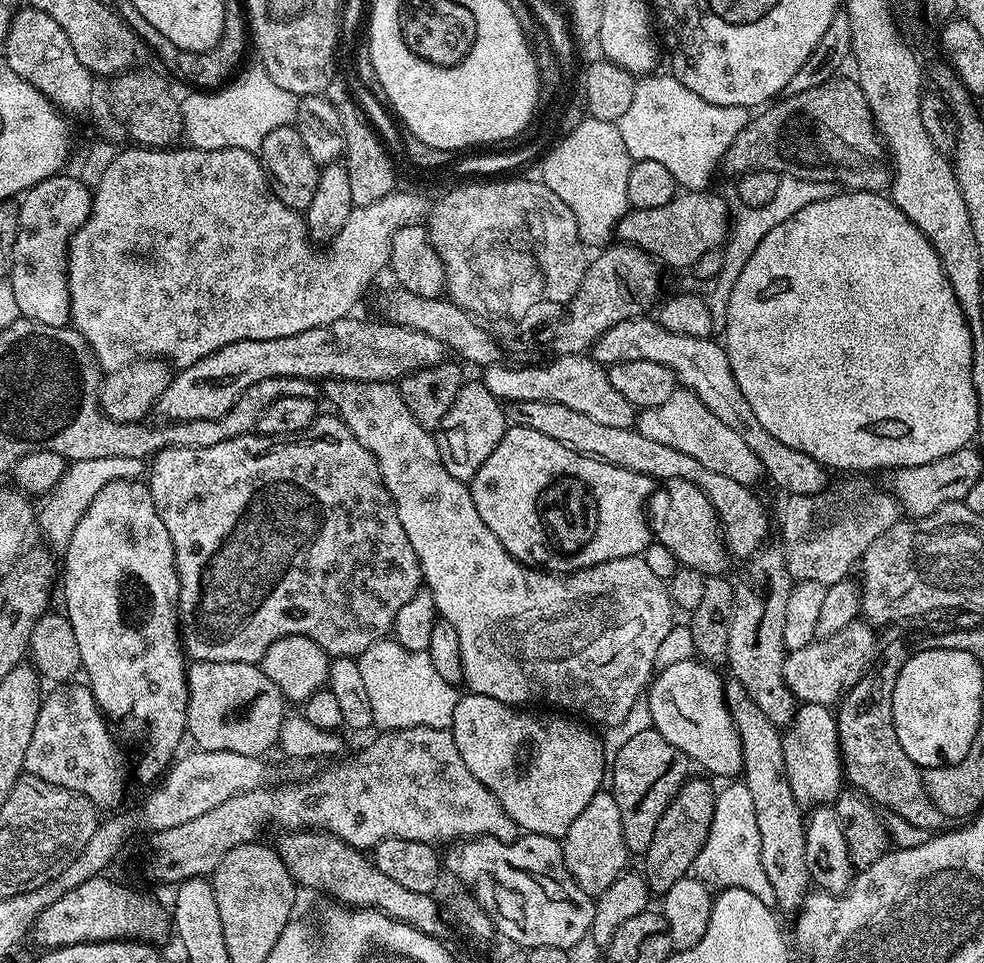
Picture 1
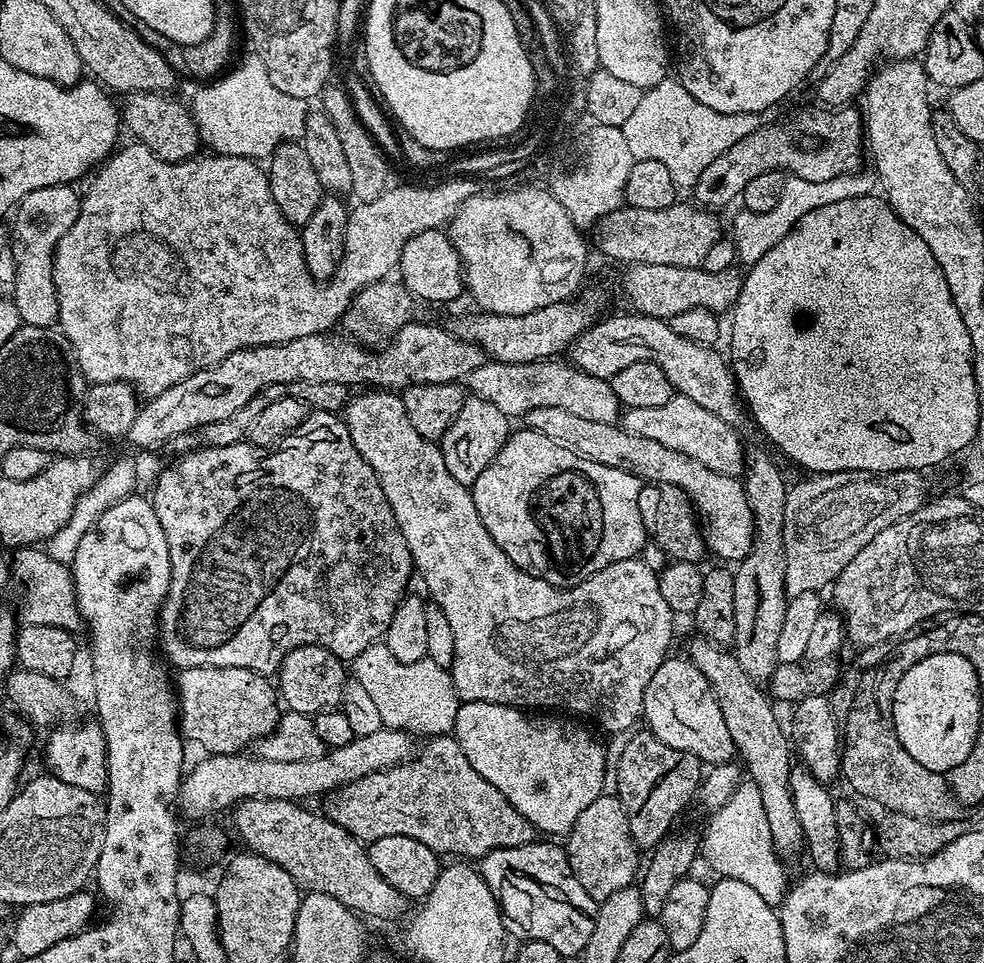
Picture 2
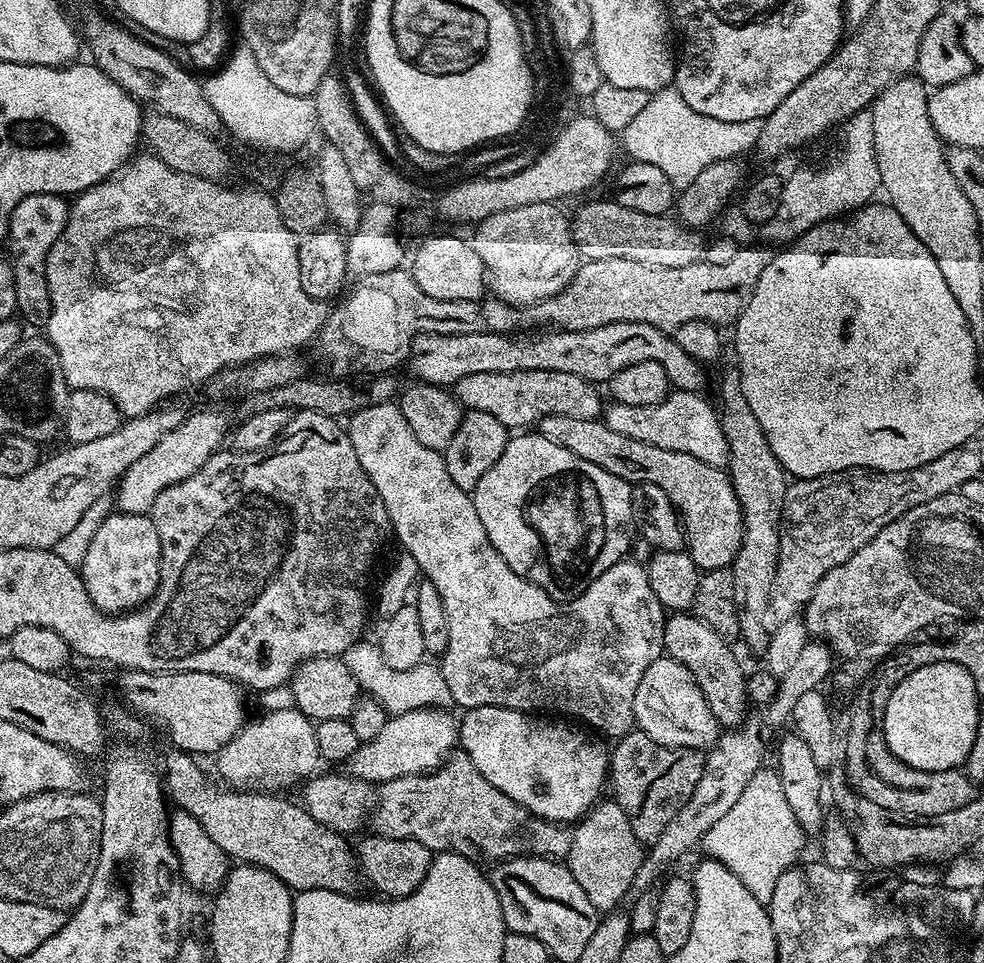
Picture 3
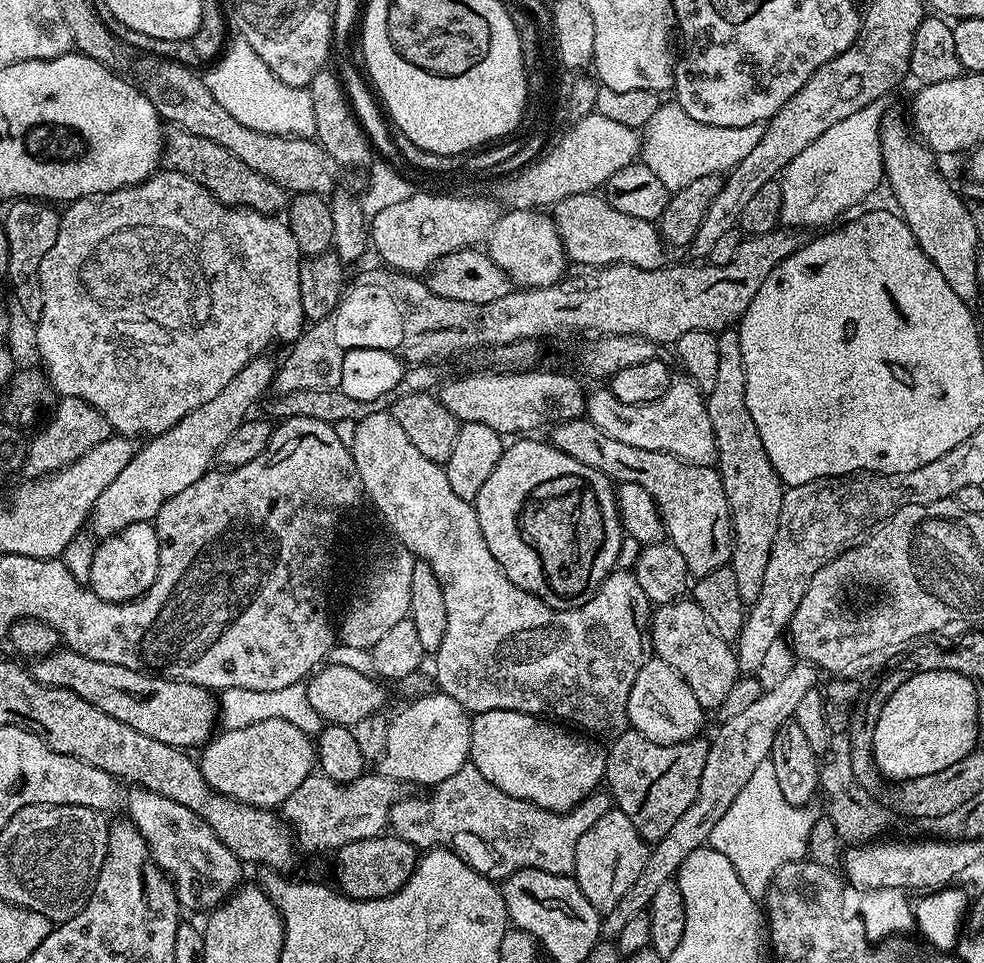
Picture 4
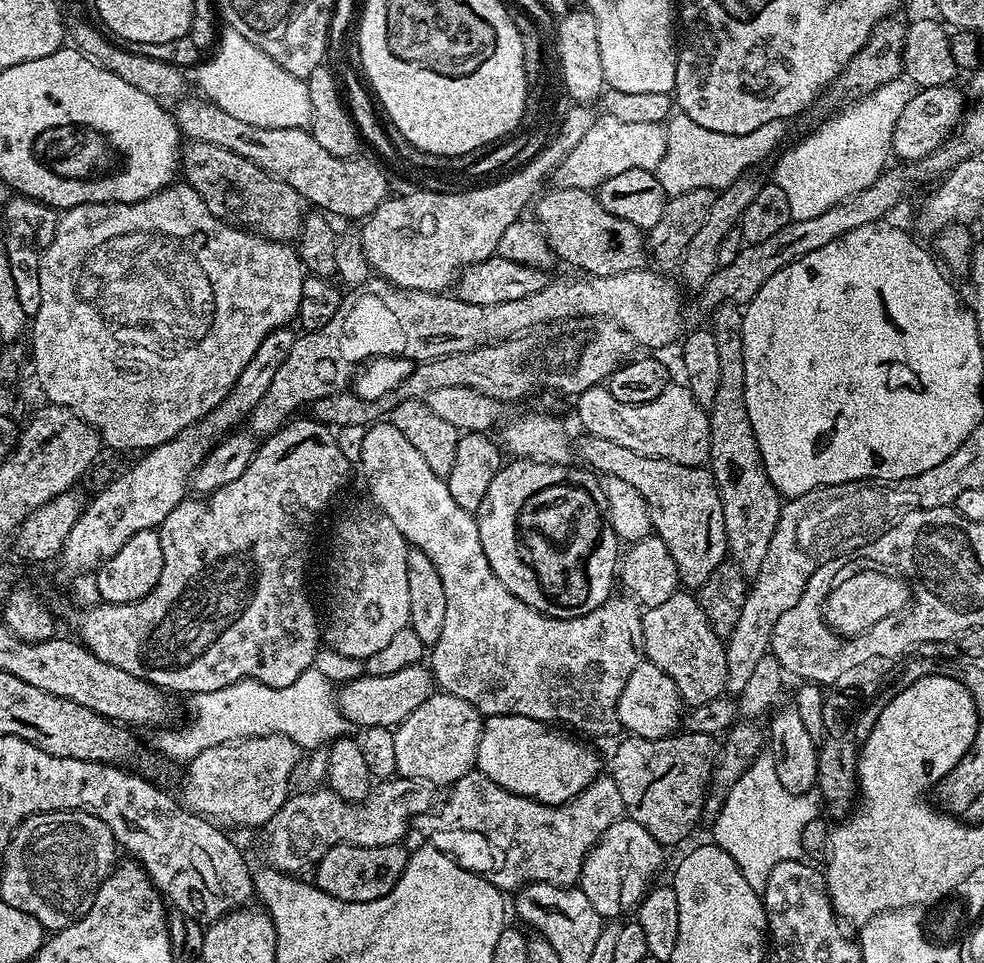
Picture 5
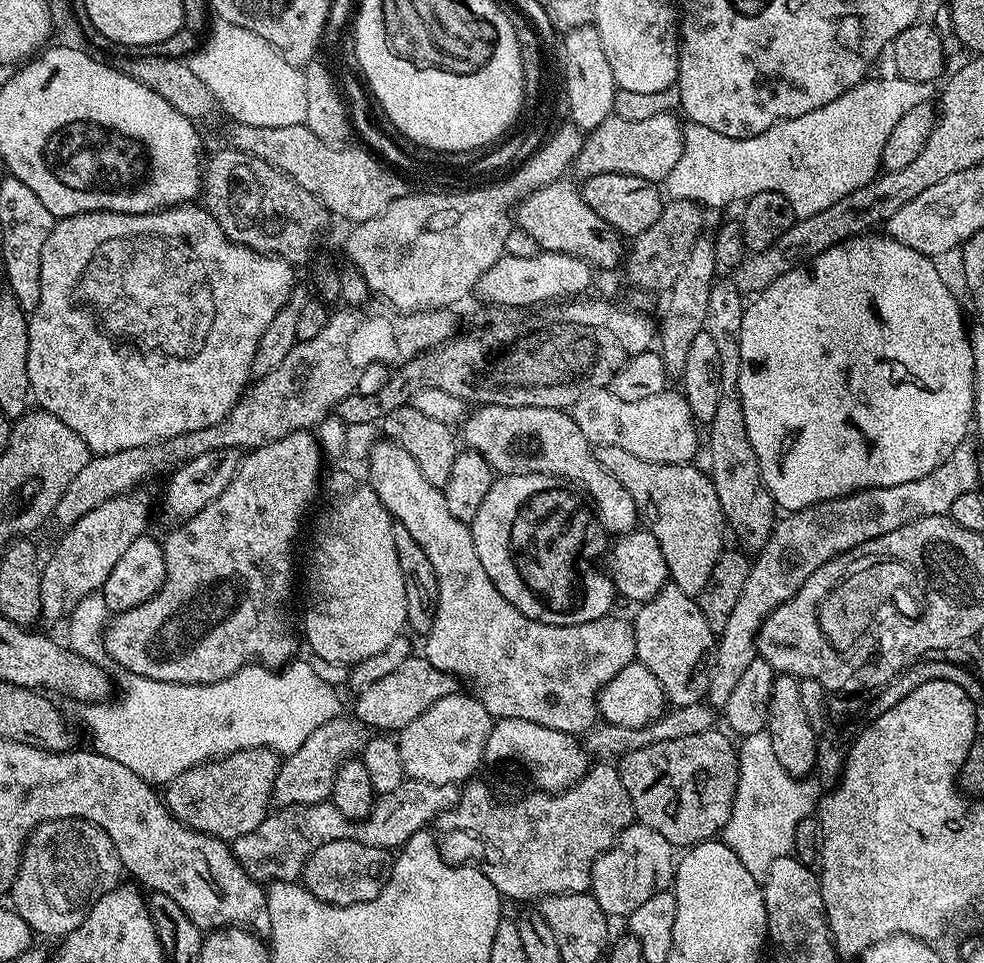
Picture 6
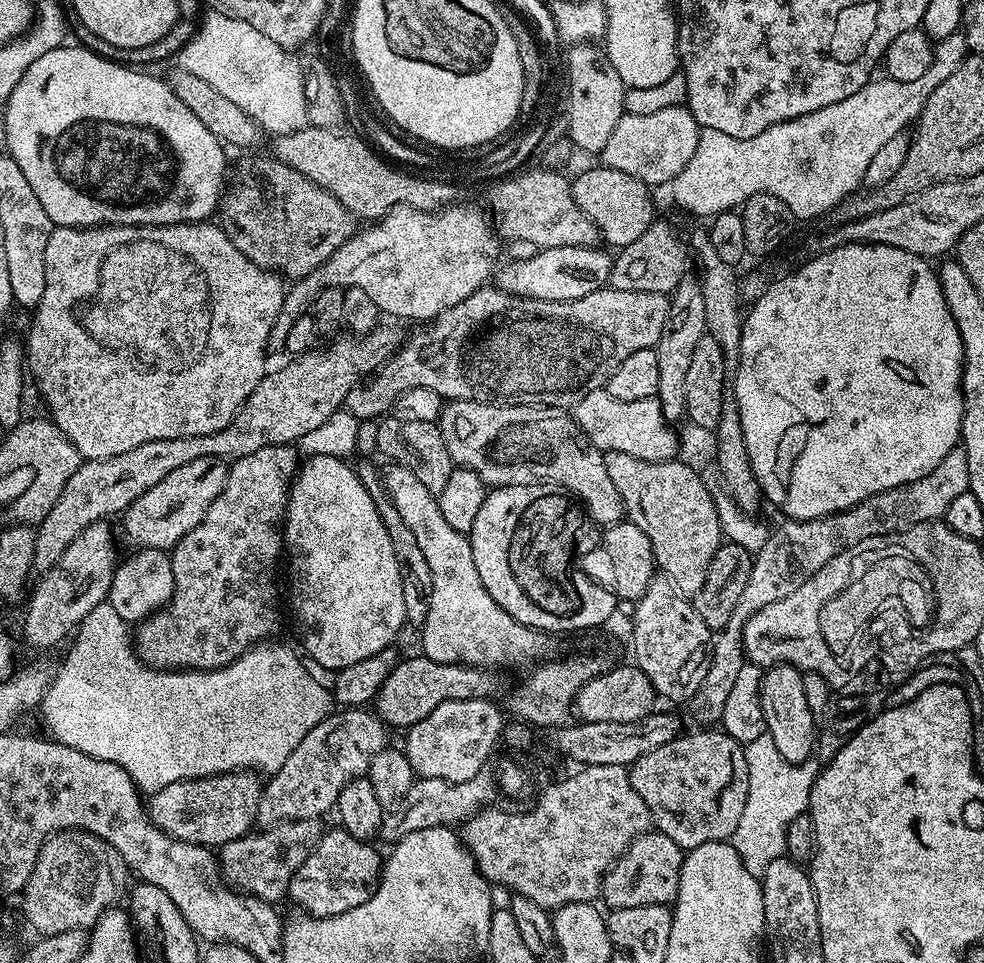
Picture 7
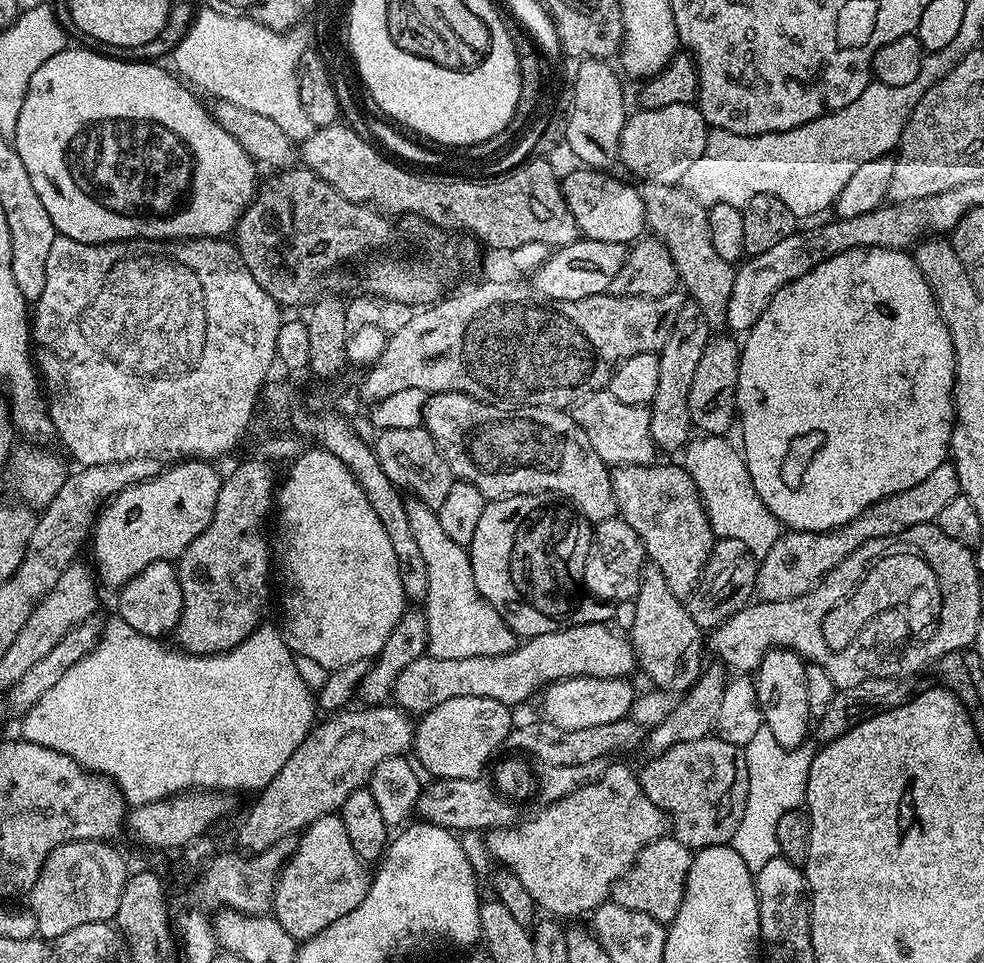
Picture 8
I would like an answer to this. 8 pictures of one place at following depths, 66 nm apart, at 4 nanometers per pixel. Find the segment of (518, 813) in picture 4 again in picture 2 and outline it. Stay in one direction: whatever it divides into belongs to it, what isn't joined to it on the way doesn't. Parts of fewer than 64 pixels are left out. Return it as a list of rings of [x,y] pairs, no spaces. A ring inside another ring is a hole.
[[[445,734],[433,736],[427,741],[424,749],[417,751],[411,760],[396,764],[374,774],[366,774],[366,778],[358,778],[352,784],[336,789],[327,797],[326,815],[338,826],[342,826],[350,834],[354,834],[361,842],[371,842],[378,838],[390,838],[394,834],[402,834],[406,838],[418,838],[422,846],[430,846],[437,854],[453,852],[456,858],[479,858],[499,848],[526,846],[537,839],[538,833],[532,824],[498,790],[498,786],[490,786],[474,766],[470,766],[470,758],[462,754],[462,746],[455,735]]]

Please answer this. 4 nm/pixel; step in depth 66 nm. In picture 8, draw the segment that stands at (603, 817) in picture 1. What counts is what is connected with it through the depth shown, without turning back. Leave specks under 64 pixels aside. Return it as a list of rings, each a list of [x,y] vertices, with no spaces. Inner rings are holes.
[[[665,834],[659,840],[650,842],[640,851],[635,862],[618,878],[612,888],[611,903],[638,910],[642,914],[650,914],[650,918],[661,922],[671,922],[682,906],[693,855],[693,849],[678,842],[671,834]]]

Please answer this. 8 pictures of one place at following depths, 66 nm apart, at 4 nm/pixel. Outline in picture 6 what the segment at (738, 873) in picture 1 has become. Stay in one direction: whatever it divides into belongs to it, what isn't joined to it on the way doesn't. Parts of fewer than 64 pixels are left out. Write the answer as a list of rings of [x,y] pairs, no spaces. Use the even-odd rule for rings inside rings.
[[[767,730],[743,737],[738,744],[738,755],[740,777],[730,818],[722,830],[722,839],[730,850],[734,850],[734,854],[738,854],[738,862],[742,862],[756,880],[763,881],[770,866],[792,852],[798,822],[817,811],[822,784],[816,778],[792,776],[782,770]]]

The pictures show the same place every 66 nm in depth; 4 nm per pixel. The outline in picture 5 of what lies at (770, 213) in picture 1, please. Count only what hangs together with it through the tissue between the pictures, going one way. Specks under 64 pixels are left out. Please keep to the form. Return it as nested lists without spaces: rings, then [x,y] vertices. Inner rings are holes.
[[[907,78],[886,82],[886,86],[845,103],[841,112],[834,113],[825,124],[818,125],[809,136],[802,137],[793,148],[788,148],[781,154],[780,161],[776,164],[774,182],[782,186],[782,191],[790,202],[793,220],[818,218],[818,214],[826,214],[830,206],[838,206],[846,198],[866,190],[866,186],[870,186],[886,171],[890,164],[889,144],[891,135],[894,134],[894,122],[898,122],[898,114],[902,114],[906,102],[910,102],[913,91],[914,85]]]

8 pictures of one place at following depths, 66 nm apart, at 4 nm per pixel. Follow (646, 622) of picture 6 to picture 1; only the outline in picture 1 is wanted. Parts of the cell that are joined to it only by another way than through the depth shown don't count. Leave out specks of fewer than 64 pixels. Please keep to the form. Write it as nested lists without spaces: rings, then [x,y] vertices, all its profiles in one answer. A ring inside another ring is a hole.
[[[735,678],[725,683],[724,700],[739,730],[744,750],[742,776],[750,794],[754,794],[758,832],[762,834],[762,864],[770,878],[770,886],[774,886],[775,907],[781,913],[799,913],[813,887],[812,870],[806,862],[806,816],[800,813],[802,805],[794,798],[794,790],[790,790],[781,729],[762,712],[758,702]]]

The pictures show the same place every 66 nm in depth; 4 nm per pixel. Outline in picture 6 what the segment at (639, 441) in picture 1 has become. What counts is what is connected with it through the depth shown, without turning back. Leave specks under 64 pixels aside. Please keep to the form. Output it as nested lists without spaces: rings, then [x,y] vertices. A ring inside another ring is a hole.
[[[602,446],[595,449],[596,460],[626,490],[634,502],[639,519],[646,523],[647,531],[658,538],[662,546],[662,558],[666,558],[668,578],[682,590],[682,594],[699,597],[700,591],[710,582],[710,570],[718,562],[726,536],[724,511],[718,502],[718,494],[707,471],[699,472],[695,463],[655,464],[637,458],[622,446]]]

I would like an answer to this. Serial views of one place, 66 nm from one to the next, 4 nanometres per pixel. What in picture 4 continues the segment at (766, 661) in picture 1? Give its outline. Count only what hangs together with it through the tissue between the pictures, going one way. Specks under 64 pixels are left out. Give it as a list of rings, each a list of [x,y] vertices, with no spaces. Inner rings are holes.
[[[725,330],[717,335],[716,341],[718,371],[714,386],[706,393],[706,403],[716,439],[715,467],[722,478],[722,490],[726,490],[726,502],[732,515],[730,566],[738,581],[738,594],[745,602],[751,602],[758,598],[762,580],[766,578],[766,562],[770,562],[770,550],[778,534],[786,485],[774,470],[766,446],[762,446],[758,426],[754,426],[750,406],[746,406],[746,366],[742,362],[739,331]]]

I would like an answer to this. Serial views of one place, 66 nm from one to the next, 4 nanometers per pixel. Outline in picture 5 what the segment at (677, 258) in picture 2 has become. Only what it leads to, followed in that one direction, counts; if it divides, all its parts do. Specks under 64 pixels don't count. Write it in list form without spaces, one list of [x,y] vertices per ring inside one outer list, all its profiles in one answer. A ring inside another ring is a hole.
[[[559,186],[553,189],[553,192],[545,191],[535,201],[534,219],[544,231],[557,261],[565,260],[570,267],[581,268],[581,273],[590,276],[622,274],[649,263],[645,233],[634,226],[634,222],[614,218],[614,214],[610,214],[610,210],[606,210],[589,189]]]

